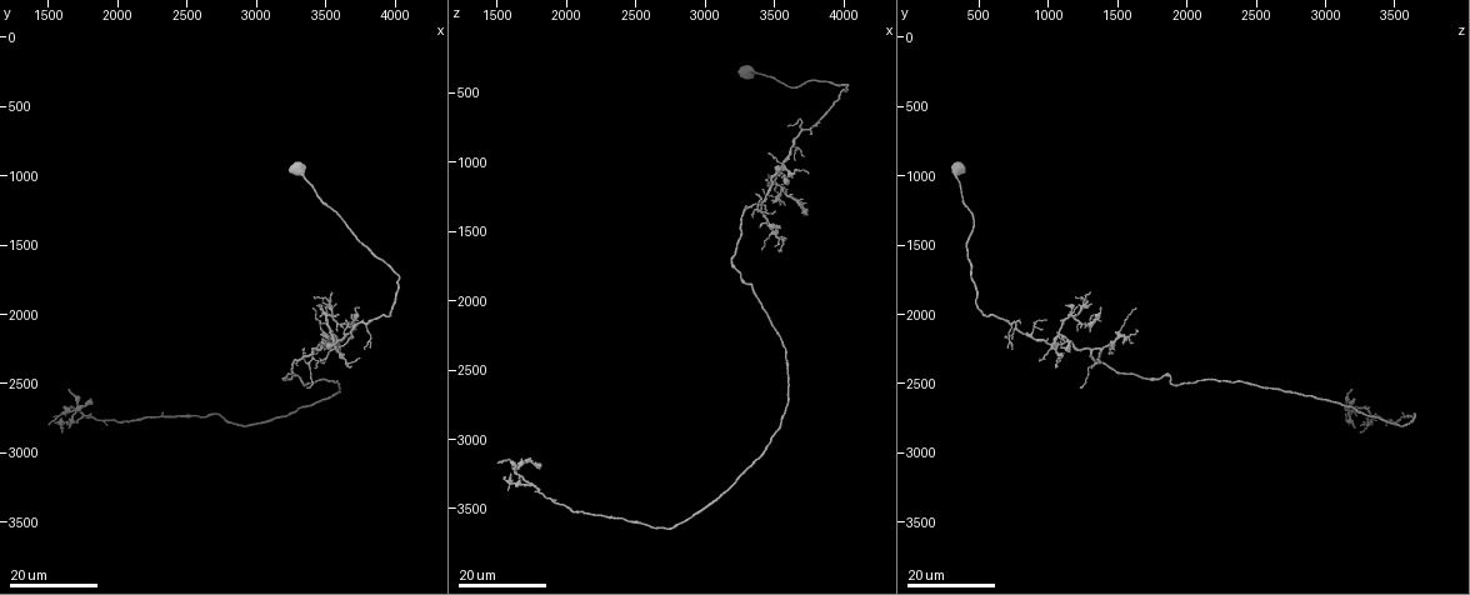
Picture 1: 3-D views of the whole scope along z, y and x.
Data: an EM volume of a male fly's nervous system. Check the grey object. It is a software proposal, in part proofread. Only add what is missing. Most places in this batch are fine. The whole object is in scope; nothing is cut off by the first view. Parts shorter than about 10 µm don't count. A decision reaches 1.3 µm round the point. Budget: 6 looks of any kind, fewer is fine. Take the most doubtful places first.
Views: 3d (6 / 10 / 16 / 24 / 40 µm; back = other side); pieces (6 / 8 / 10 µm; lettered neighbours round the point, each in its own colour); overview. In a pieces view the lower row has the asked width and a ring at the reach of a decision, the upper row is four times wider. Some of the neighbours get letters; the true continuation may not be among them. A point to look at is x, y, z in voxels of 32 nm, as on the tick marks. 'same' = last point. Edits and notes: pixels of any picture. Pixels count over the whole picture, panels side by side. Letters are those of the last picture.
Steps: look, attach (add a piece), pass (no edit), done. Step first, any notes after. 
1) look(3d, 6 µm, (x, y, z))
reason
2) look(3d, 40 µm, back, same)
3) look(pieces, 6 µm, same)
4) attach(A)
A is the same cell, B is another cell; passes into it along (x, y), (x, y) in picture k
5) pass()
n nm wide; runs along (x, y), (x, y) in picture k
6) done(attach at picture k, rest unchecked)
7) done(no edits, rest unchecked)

look(3d, 24 µm, (3600, 2260, 1120))
free end

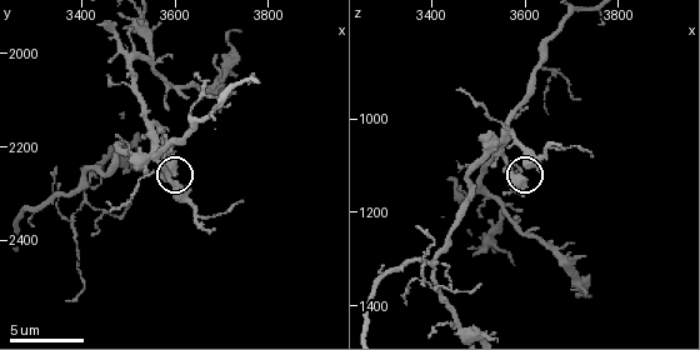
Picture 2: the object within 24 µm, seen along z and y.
look(pieces, 6 µm, (3595, 2250, 1125))

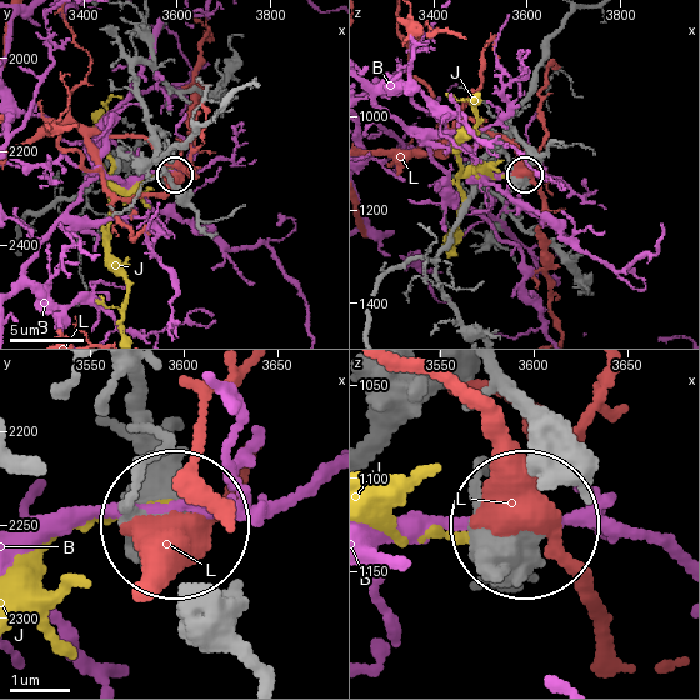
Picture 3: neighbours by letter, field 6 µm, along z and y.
pass()
520 nm wide; B, J and L are other cells; none of them fits

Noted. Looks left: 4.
look(3d, 24 µm, (3760, 2060, 800))
free end

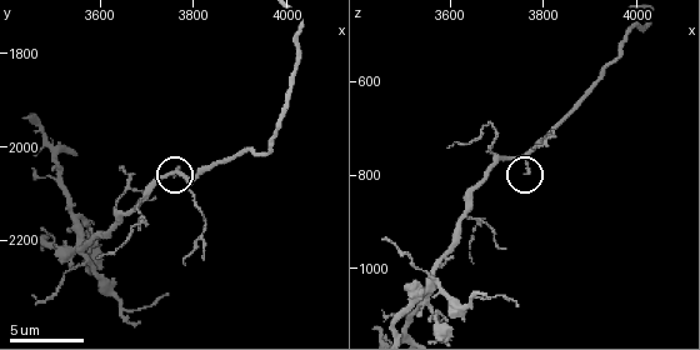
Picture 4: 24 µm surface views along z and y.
look(pieces, 10 µm, same)

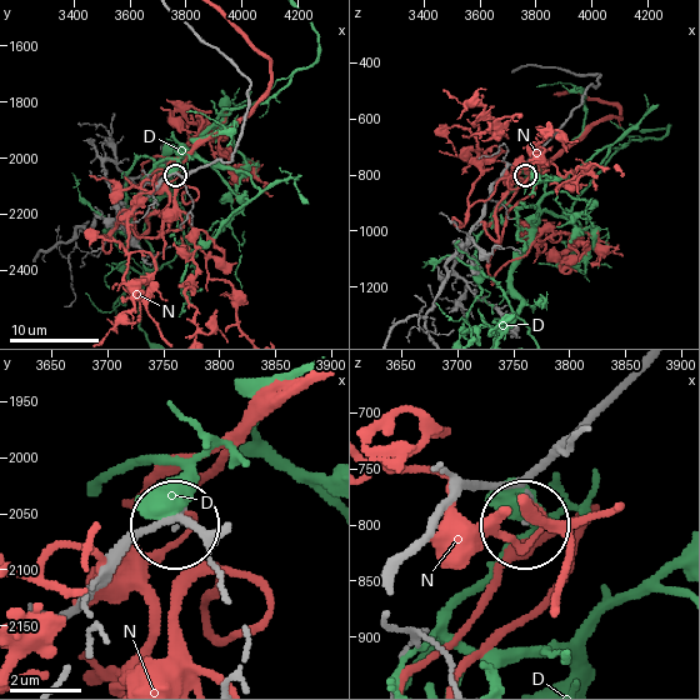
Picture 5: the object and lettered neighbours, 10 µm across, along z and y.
pass()
D and N are other cells; no lettered piece goes on from it

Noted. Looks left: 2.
look(3d, 16 µm, (1640, 2560, 3180))
thin end

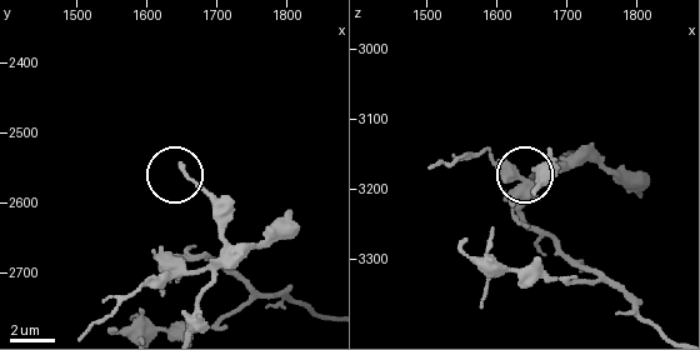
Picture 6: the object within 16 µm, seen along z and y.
look(pieces, 10 µm, same)

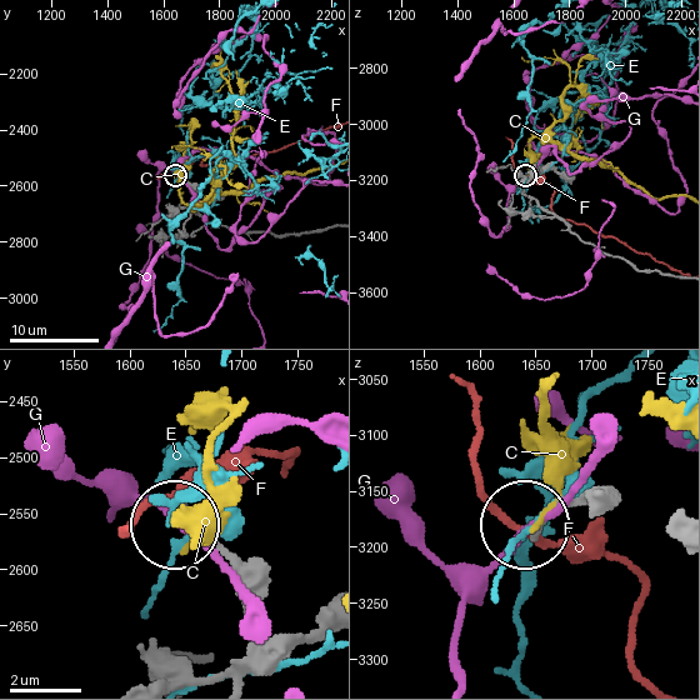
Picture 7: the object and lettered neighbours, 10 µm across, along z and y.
pass()
180 nm wide; C, E, F and G are other cells; none of them fits

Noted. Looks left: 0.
done(no edits, rest unchecked)

